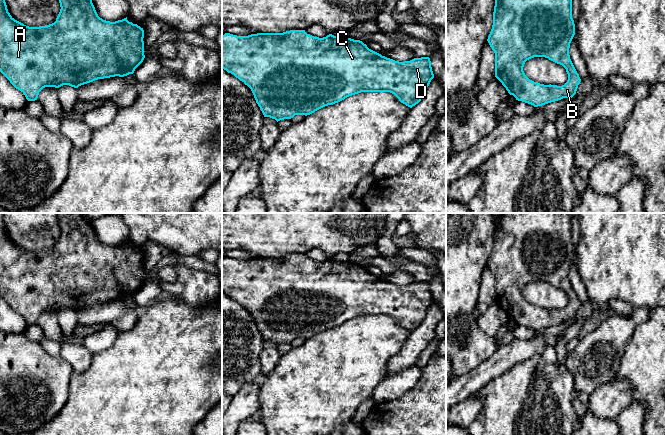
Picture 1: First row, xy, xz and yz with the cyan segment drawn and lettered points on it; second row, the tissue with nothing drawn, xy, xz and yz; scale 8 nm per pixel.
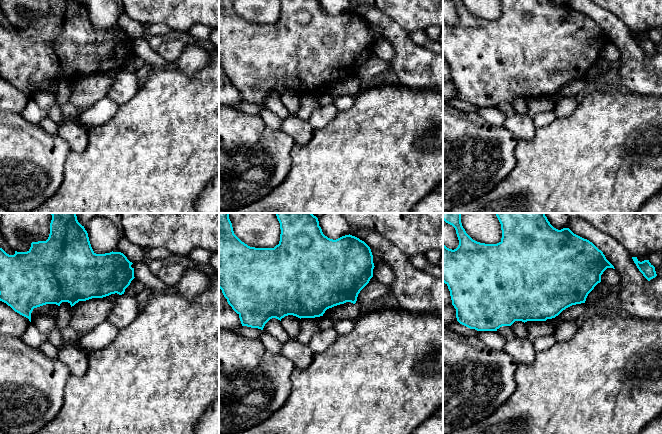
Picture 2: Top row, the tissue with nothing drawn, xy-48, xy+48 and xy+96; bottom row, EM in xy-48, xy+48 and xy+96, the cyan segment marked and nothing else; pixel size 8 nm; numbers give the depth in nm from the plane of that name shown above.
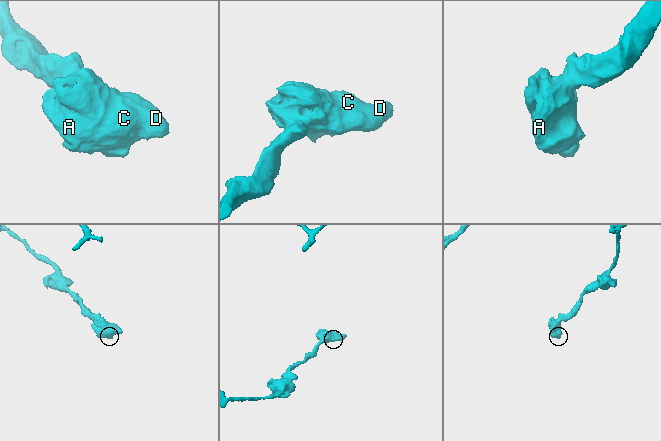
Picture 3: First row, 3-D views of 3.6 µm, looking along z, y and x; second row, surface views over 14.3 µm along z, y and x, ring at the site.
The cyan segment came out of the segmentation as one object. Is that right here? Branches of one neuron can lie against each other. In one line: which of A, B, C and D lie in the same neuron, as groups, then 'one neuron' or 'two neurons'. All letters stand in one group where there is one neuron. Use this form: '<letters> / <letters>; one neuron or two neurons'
A B C D; one neuron

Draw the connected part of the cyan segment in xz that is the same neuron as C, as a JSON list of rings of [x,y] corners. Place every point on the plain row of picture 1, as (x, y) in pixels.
[[[290,254],[283,257],[257,257],[248,260],[237,260],[230,257],[225,257],[222,260],[222,292],[228,297],[233,298],[251,313],[256,327],[260,331],[264,341],[270,341],[275,343],[277,346],[284,343],[291,343],[295,339],[310,339],[325,330],[333,329],[349,320],[361,316],[390,316],[394,318],[401,327],[412,332],[424,321],[427,311],[434,302],[429,281],[414,282],[410,285],[399,286],[382,280],[381,278],[369,273],[367,269],[360,264],[341,262],[332,258],[319,262],[307,258],[305,254]]]

